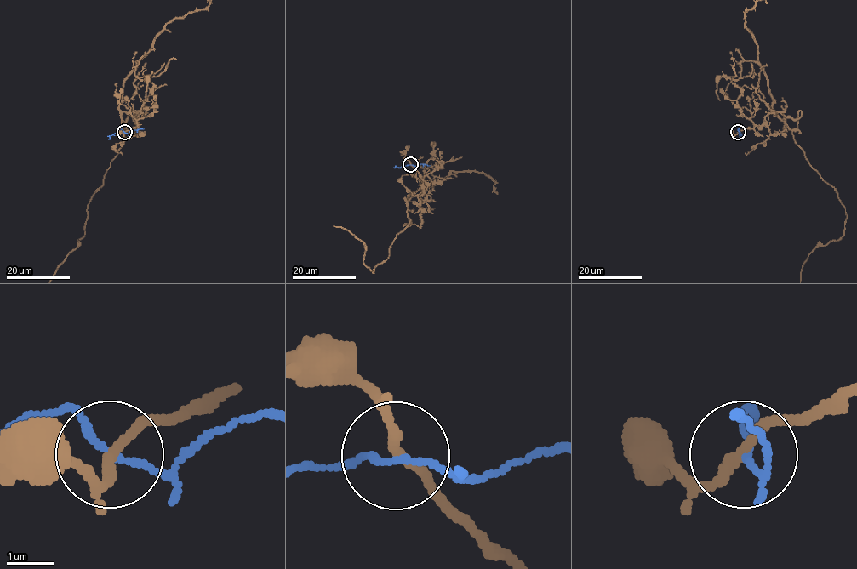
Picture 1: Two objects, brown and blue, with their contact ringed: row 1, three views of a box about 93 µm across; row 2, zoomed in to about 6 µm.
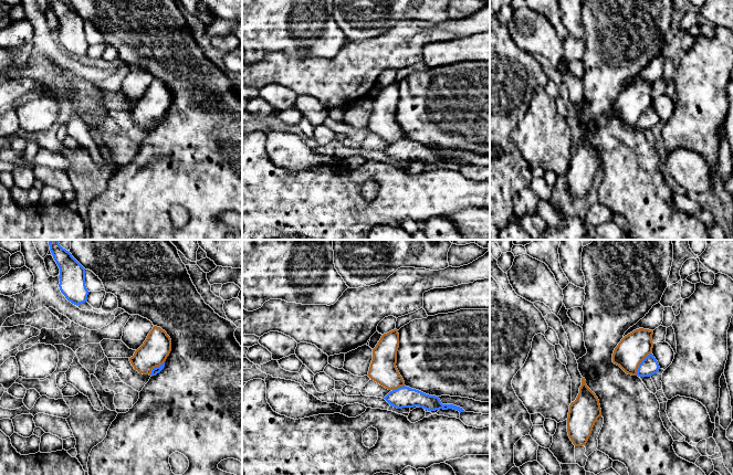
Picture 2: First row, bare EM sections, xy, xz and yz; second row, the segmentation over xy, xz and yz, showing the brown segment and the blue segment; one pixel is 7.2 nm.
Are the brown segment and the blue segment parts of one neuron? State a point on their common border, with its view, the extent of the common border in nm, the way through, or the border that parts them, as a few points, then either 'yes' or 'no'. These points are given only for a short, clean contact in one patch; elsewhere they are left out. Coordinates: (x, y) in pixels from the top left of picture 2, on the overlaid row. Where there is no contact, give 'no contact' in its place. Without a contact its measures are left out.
contact yz (640, 362); length 200 nm; border yz (650, 352), (639, 365), (636, 375); no

